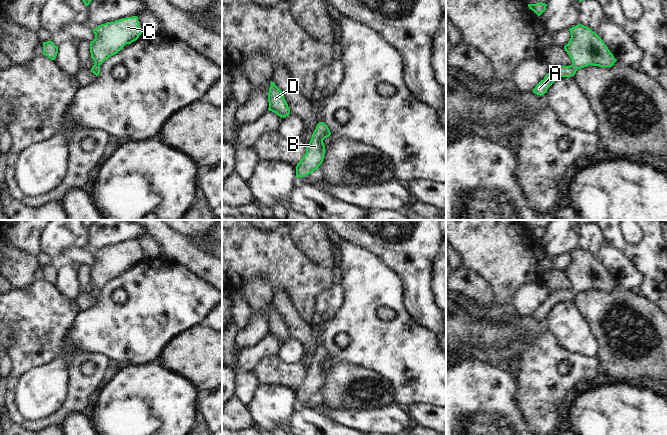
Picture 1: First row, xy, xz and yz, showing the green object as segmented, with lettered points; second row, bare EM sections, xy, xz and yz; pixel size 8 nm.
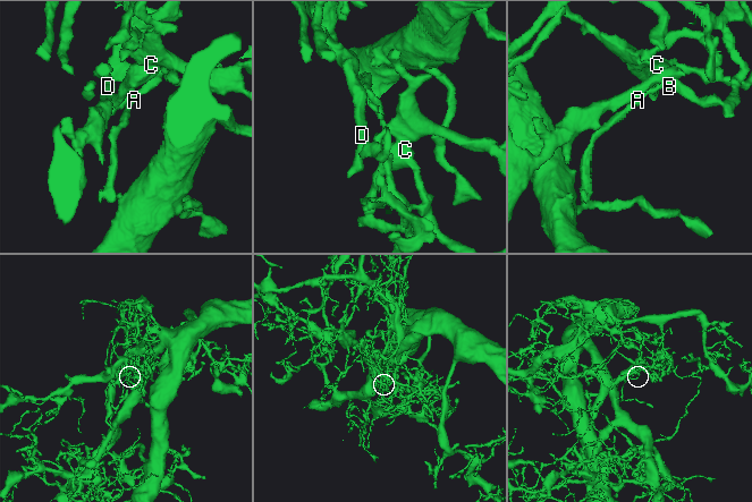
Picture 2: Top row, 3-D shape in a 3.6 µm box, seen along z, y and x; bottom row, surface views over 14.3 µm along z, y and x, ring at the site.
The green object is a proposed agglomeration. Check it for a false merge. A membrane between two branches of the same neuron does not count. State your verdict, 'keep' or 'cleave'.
keep

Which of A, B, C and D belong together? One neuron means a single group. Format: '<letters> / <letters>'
A B C D

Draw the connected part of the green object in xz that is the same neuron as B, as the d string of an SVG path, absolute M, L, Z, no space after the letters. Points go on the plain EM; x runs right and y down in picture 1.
M319 346L306 371L305 379L296 390L296 402L312 398L322 388L326 375L323 364L330 359L328 350L324 346Z

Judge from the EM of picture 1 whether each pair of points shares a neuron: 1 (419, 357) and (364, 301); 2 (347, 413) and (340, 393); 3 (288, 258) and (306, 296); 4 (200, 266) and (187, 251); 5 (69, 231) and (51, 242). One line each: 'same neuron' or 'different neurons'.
1: same neuron
2: different neurons
3: same neuron
4: same neuron
5: same neuron

